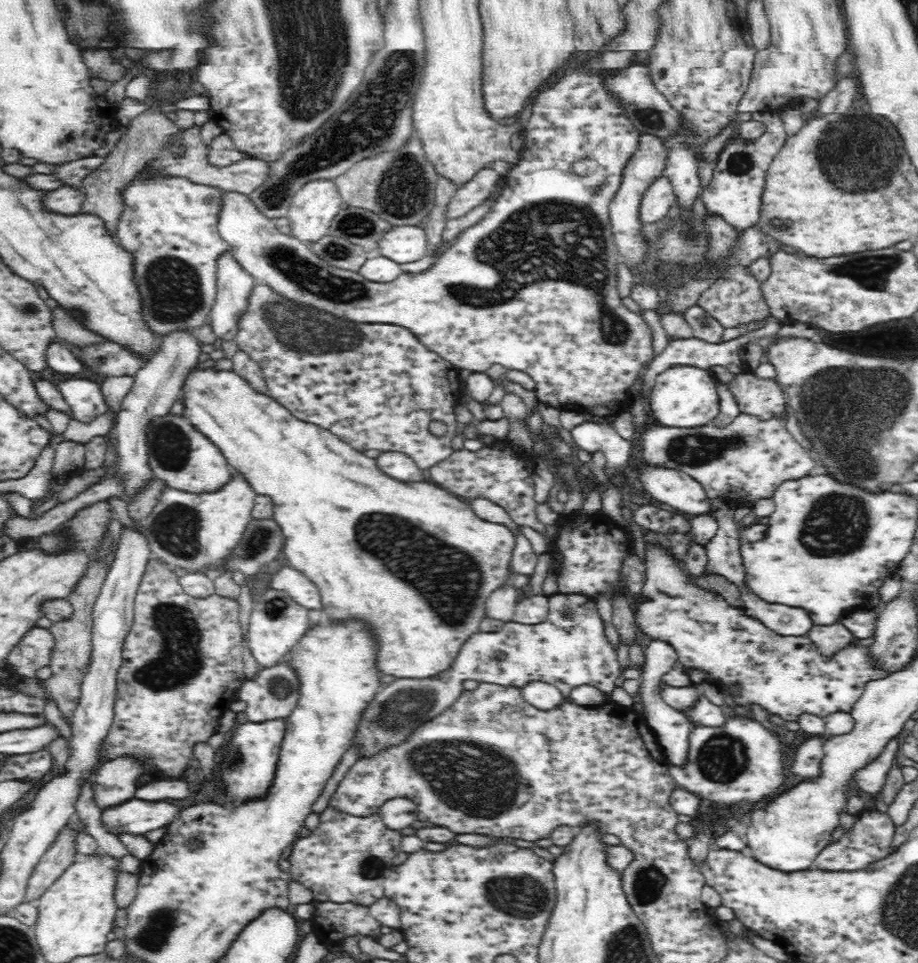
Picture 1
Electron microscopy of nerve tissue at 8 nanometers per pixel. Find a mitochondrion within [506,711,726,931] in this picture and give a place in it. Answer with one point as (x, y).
(648, 885)

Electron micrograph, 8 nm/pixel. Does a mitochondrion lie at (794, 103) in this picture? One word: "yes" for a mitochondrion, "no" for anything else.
no

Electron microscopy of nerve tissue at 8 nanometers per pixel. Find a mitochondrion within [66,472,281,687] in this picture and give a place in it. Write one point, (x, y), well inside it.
(176, 529)

